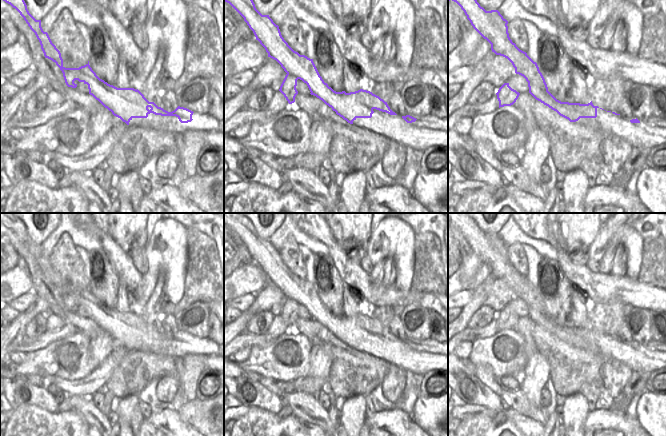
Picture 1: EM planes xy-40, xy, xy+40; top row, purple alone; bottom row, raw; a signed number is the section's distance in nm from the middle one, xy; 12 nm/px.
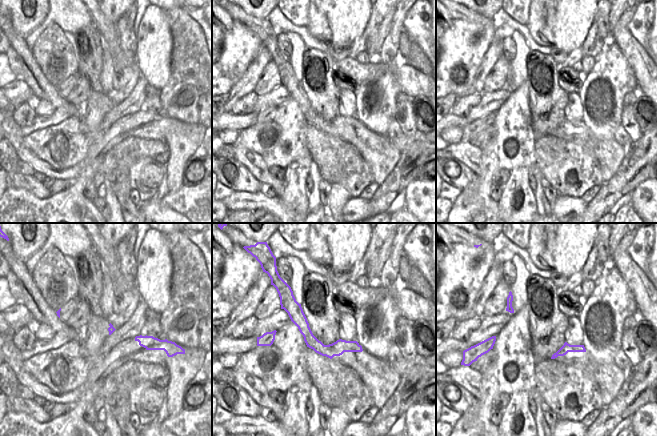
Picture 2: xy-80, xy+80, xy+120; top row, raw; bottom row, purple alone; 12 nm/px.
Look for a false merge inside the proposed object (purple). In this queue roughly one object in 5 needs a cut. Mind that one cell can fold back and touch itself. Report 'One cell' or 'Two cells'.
Two cells.

